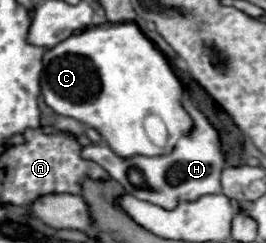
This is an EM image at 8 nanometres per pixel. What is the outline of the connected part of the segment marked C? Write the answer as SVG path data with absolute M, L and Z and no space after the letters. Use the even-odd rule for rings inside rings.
M135 22L99 24L73 34L45 52L43 66L41 94L47 106L61 116L71 116L95 128L121 158L161 156L167 146L193 130L193 120L181 104L183 86L179 78L165 54ZM151 114L163 120L163 128L157 128L157 138L163 138L163 146L157 146L149 134L147 116Z

